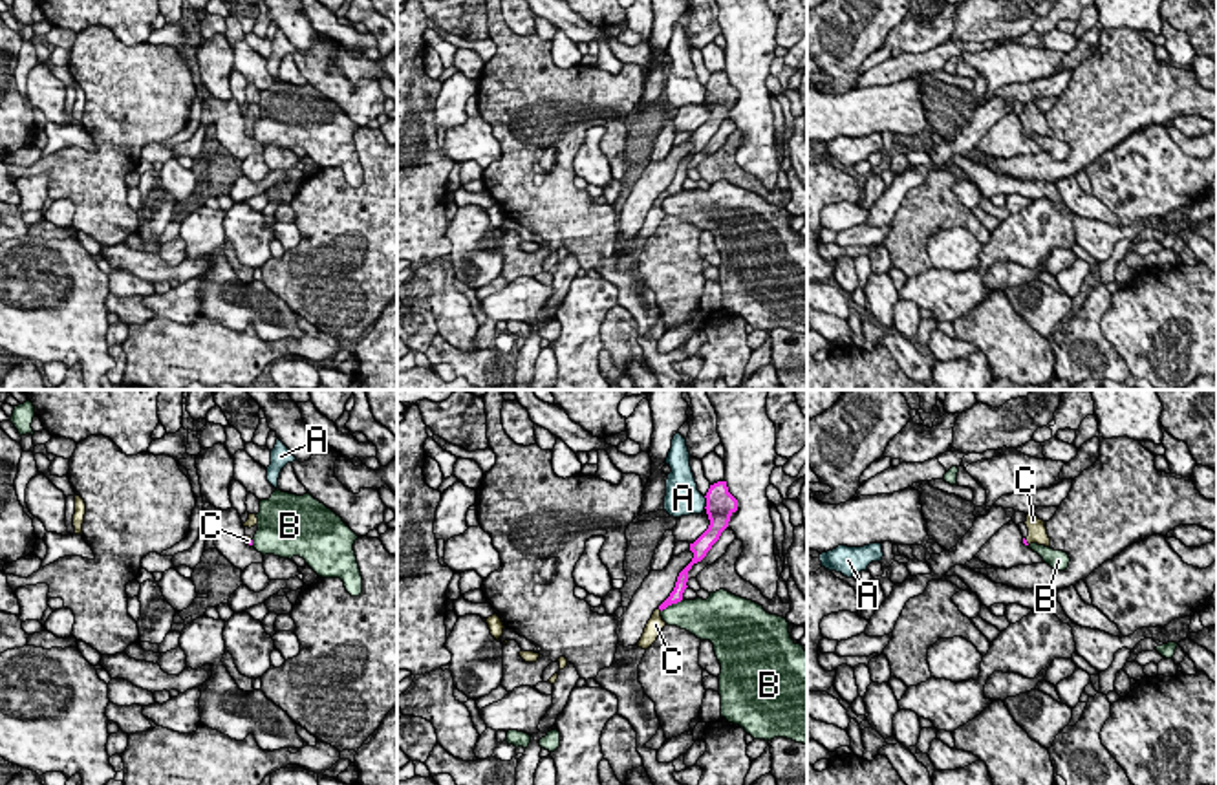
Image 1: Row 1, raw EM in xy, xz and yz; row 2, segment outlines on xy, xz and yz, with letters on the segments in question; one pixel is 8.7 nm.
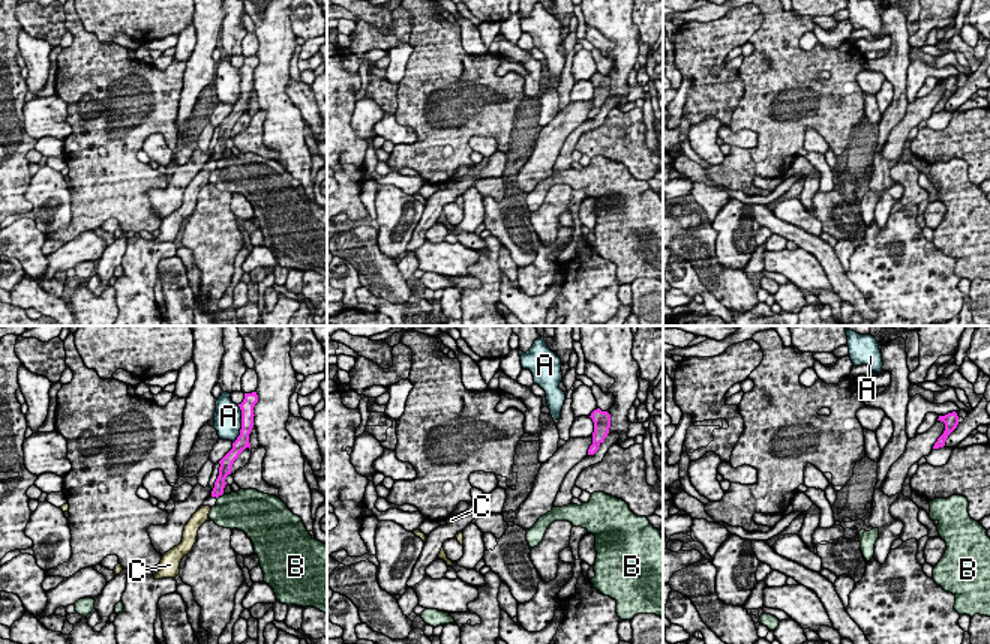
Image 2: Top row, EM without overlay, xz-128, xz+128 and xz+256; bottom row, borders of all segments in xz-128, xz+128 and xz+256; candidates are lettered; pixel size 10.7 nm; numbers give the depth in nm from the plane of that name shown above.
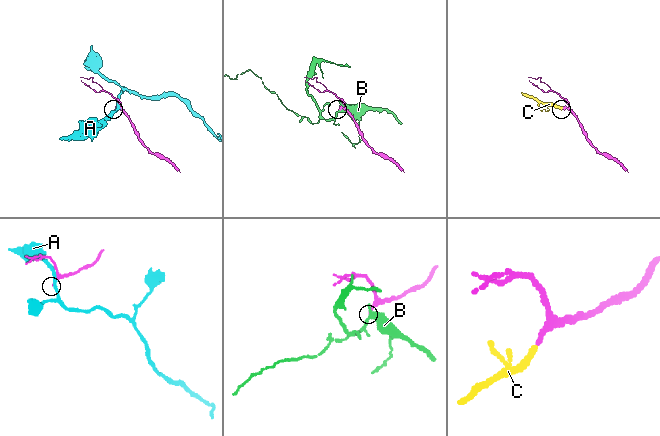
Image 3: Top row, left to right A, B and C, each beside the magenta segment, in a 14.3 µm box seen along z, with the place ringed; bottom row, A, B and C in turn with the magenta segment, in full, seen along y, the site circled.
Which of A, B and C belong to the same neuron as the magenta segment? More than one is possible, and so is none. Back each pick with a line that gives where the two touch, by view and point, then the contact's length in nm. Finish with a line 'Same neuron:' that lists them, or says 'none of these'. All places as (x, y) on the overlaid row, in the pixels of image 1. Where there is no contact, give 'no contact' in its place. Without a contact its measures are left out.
C: meets magenta in xy at (251, 542); contact 60 nm long
Same neuron: C

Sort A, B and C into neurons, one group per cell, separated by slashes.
A / B / C

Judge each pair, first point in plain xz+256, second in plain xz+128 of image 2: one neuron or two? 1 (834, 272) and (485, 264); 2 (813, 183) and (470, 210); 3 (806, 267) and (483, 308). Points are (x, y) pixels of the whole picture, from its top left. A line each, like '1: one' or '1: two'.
1: two
2: one
3: two

